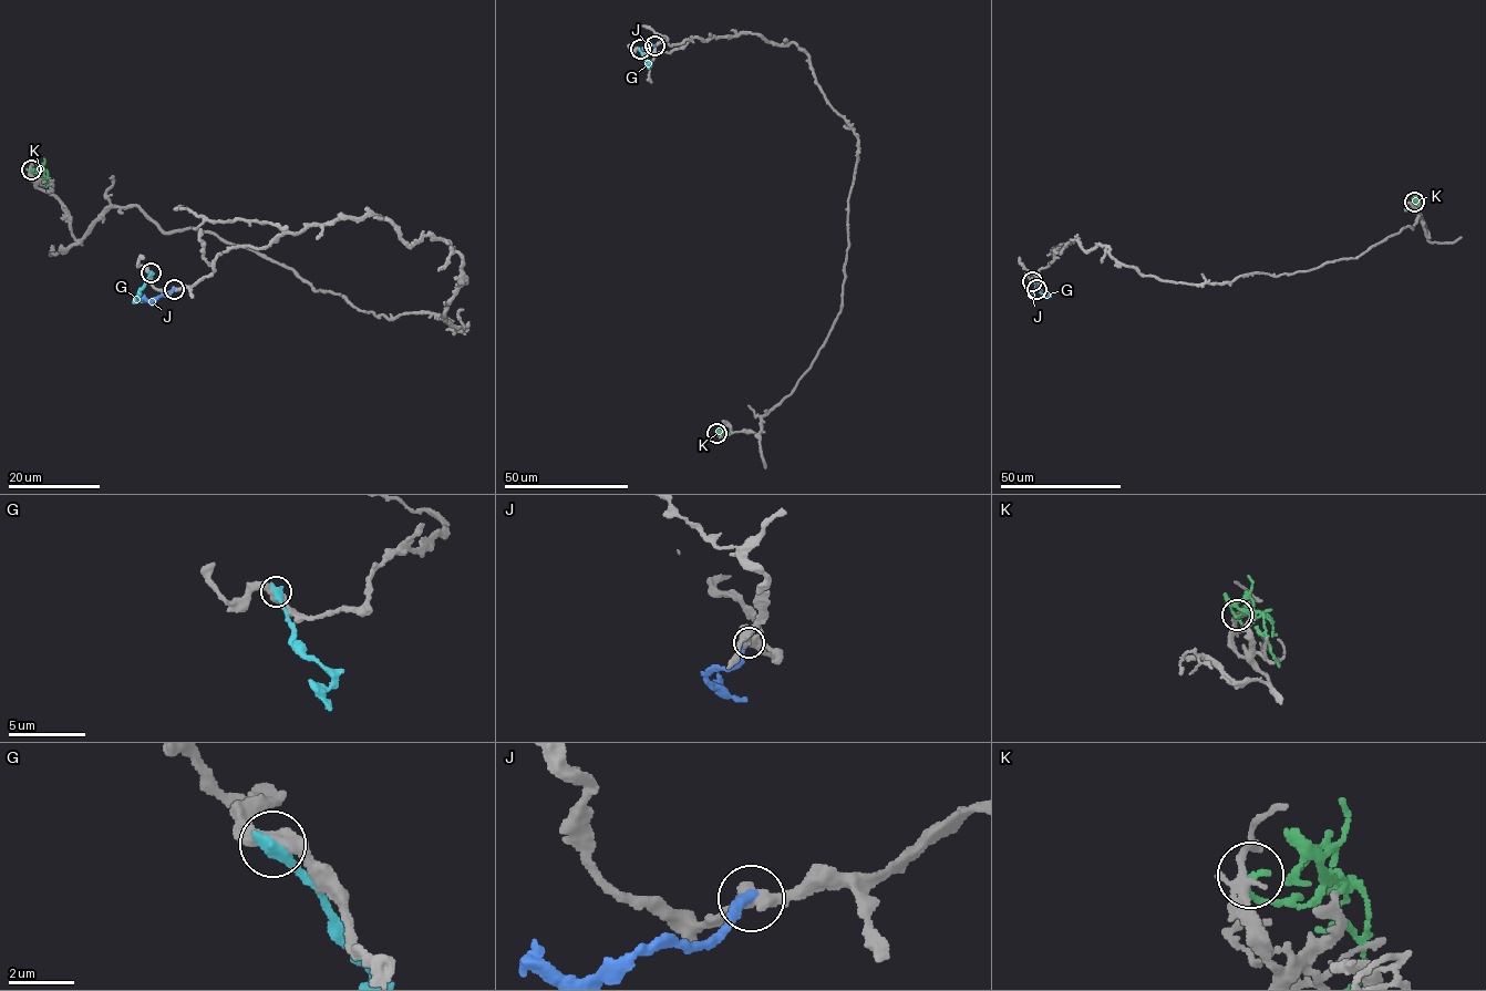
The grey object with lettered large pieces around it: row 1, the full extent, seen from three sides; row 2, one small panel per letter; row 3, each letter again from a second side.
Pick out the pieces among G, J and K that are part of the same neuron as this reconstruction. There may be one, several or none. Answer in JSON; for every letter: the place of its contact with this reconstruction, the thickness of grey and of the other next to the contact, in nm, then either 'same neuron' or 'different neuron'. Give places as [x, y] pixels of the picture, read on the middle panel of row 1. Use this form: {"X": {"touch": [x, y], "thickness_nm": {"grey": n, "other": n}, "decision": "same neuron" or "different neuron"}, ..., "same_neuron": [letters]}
{"G": {"touch": [640, 49], "thickness_nm": {"grey": 400, "other": 550}, "decision": "different neuron"}, "J": {"touch": [654, 45], "thickness_nm": {"grey": 400, "other": 360}, "decision": "different neuron"}, "K": {"touch": [716, 433], "thickness_nm": {"grey": 240, "other": 180}, "decision": "different neuron"}, "same_neuron": []}

